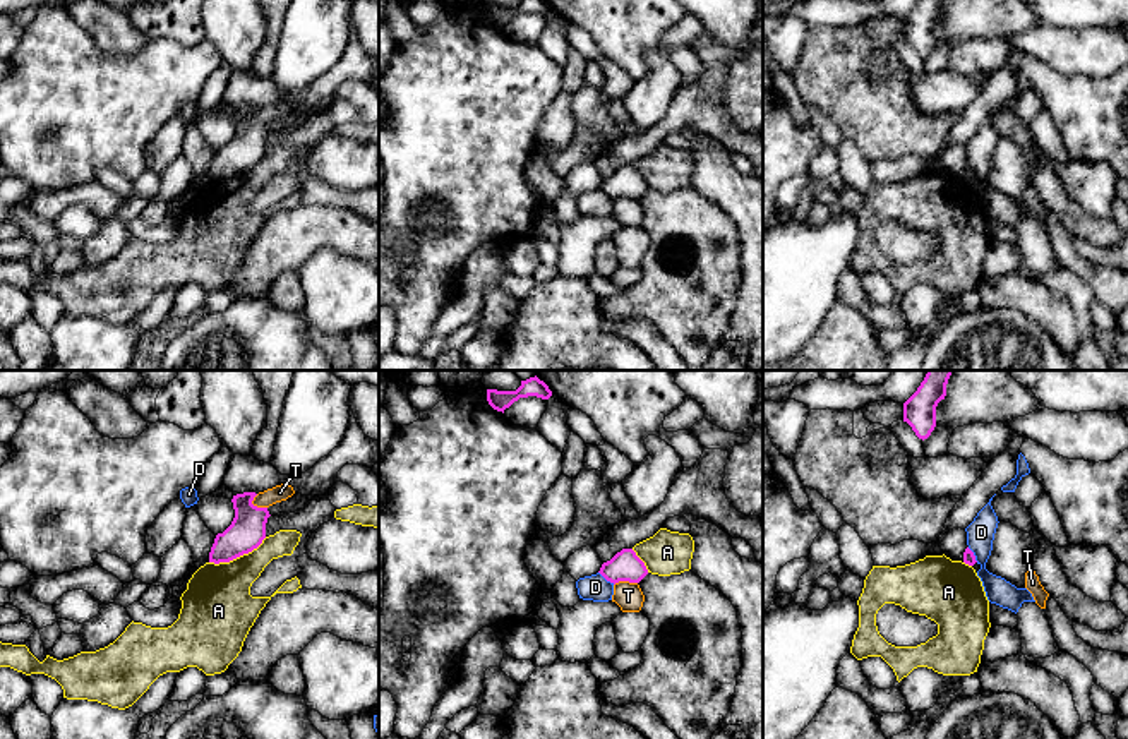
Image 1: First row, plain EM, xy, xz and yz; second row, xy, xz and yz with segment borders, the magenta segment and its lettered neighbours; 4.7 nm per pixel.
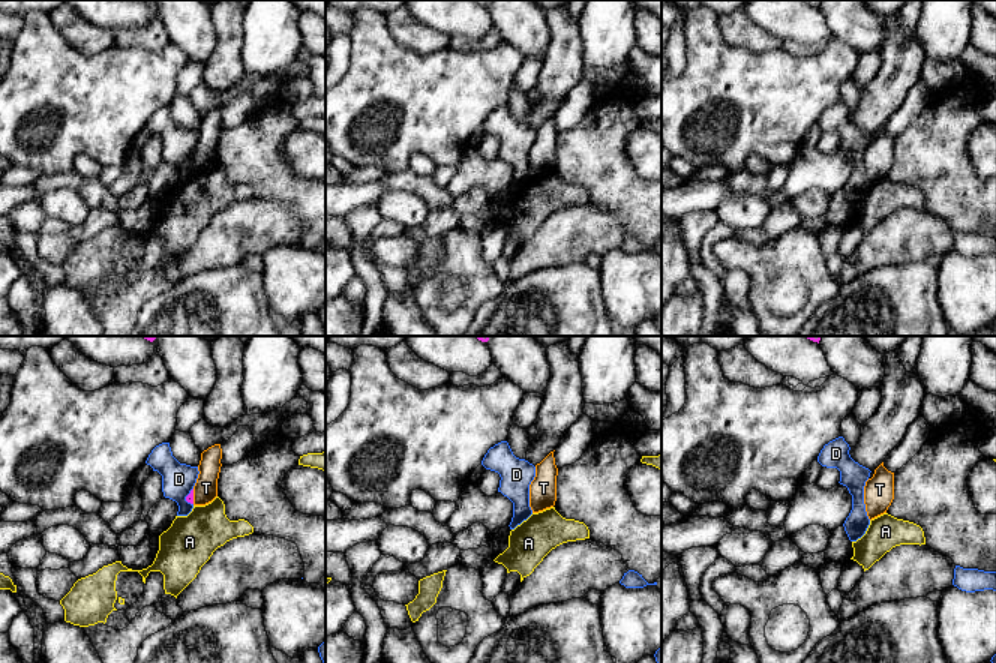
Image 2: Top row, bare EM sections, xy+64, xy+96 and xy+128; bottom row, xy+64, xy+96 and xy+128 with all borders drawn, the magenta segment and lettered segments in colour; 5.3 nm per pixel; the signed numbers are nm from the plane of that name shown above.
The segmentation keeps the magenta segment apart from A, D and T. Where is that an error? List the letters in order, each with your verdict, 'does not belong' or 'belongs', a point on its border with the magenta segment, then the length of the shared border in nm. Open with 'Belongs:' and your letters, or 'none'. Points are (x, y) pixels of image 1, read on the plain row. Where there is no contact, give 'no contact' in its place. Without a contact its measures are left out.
Belongs: none
A: does not belong; contact xy (237, 172); length 300 nm
D: does not belong; contact xz (607, 196); length 100 nm
T: does not belong; contact xy (256, 122); length 90 nm

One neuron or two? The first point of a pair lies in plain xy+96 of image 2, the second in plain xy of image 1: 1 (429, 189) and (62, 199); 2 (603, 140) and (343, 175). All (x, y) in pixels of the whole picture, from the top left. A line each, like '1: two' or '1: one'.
1: one
2: two

